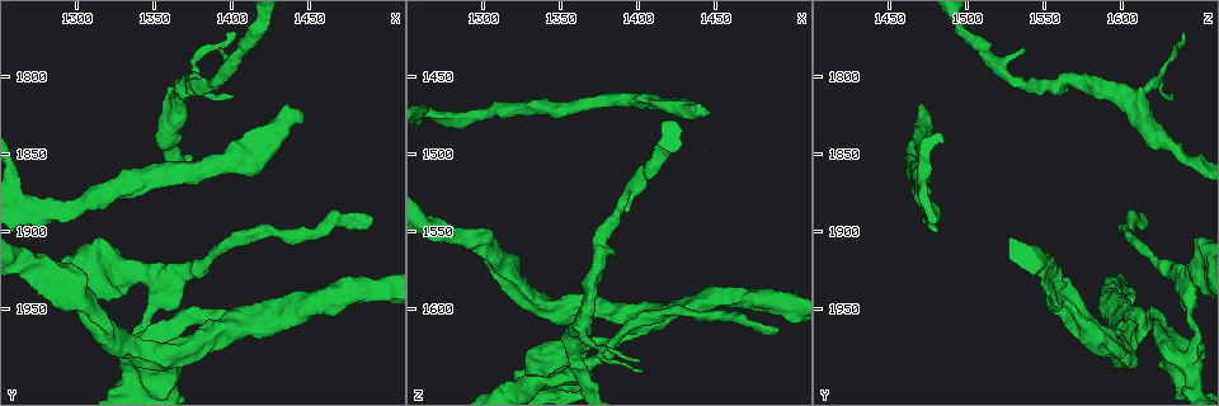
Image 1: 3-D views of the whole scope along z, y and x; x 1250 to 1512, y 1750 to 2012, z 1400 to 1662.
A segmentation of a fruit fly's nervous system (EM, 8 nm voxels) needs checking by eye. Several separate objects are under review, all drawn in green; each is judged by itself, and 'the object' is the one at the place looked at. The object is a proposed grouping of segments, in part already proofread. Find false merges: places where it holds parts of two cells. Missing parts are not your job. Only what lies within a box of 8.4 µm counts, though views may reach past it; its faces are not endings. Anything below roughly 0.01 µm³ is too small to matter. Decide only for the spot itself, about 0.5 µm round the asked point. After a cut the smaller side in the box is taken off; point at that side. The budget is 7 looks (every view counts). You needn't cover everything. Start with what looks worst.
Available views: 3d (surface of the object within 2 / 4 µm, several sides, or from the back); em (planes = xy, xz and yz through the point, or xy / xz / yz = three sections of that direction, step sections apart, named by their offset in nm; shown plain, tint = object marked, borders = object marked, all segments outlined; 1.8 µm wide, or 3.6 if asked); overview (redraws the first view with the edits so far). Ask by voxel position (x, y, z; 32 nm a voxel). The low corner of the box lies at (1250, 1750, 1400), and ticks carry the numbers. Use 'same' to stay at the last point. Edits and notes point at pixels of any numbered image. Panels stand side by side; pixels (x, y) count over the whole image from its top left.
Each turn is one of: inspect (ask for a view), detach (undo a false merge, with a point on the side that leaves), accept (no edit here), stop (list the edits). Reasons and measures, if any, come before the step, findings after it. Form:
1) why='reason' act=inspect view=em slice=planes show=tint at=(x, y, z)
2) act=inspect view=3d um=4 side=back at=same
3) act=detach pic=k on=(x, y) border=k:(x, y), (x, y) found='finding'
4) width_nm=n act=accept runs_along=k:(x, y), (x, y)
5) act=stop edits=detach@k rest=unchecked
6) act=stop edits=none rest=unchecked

why='sudden change in width' act=inspect view=em slice=planes show=plain at=(1400, 1964, 1610)

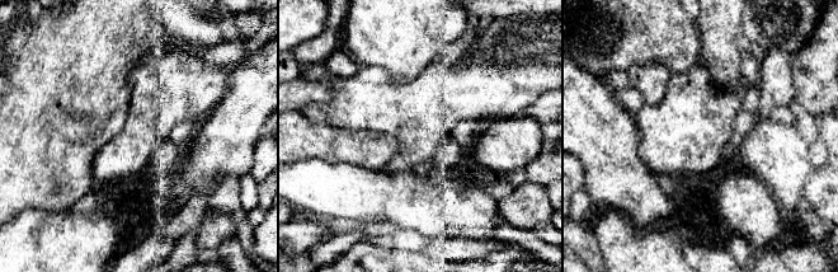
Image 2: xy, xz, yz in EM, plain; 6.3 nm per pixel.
act=inspect view=em slice=planes show=tint at=same

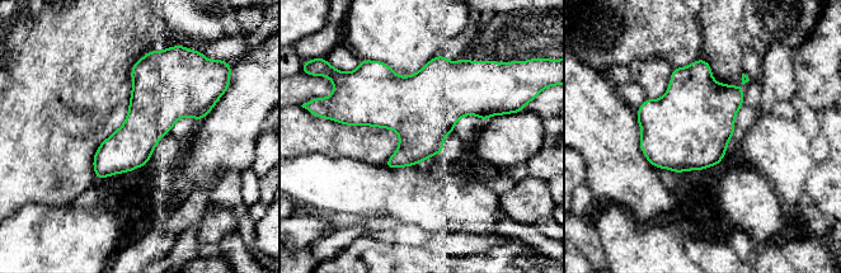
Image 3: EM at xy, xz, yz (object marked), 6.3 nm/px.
act=accept found='all the same cell'

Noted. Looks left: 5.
why='arms part here' act=inspect view=3d um=4 at=(1268, 1920, 1550)

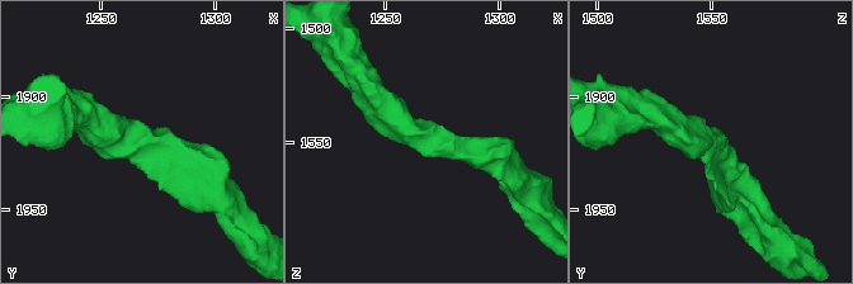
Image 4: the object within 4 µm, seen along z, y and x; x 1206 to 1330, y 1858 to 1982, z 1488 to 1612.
why='shape alone is not enough' act=inspect view=em slice=planes show=tint at=(1269, 1919, 1549)

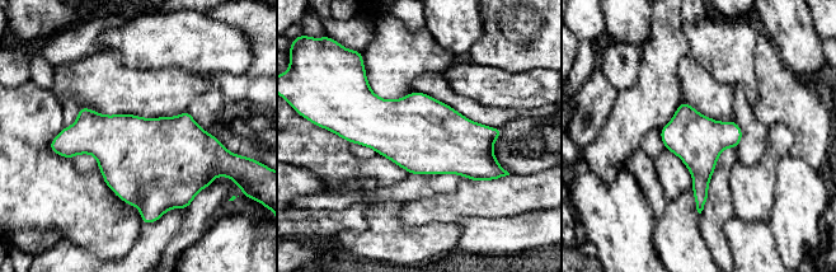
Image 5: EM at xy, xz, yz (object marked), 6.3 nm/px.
width_nm=320 act=accept found='all the same cell'

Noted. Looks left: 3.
act=inspect view=3d um=2 side=back at=(1362, 1848, 1634)

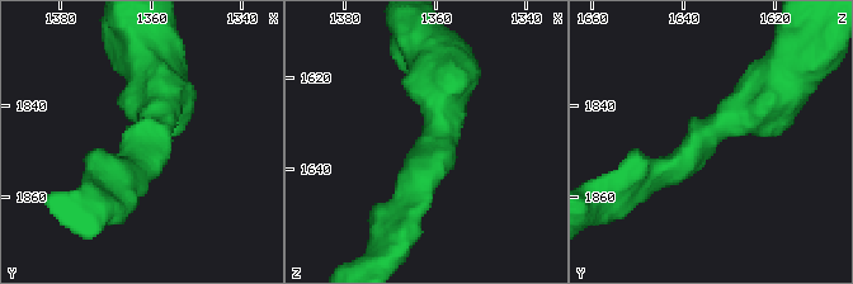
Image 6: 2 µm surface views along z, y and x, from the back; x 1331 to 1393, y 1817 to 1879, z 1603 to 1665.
arm_widths_nm=200,400 act=inspect view=em slice=xz step=4 show=tint at=(1361, 1848, 1636)

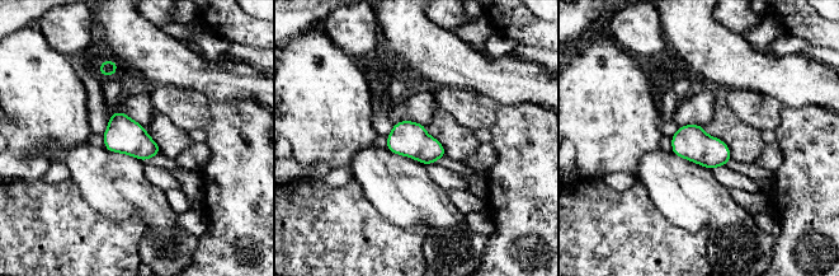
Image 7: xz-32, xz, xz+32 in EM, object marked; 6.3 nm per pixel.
act=inspect view=em slice=planes show=borders at=same

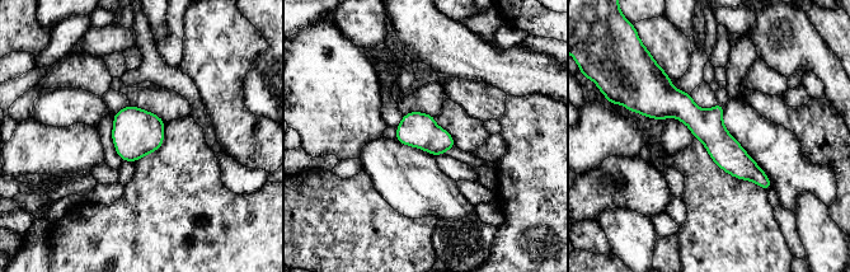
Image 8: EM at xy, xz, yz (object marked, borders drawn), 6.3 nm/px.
act=accept runs_along=8:(639, 106), (681, 106), (766, 183) found='all the same cell'

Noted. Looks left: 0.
act=stop edits=none rest=unchecked

